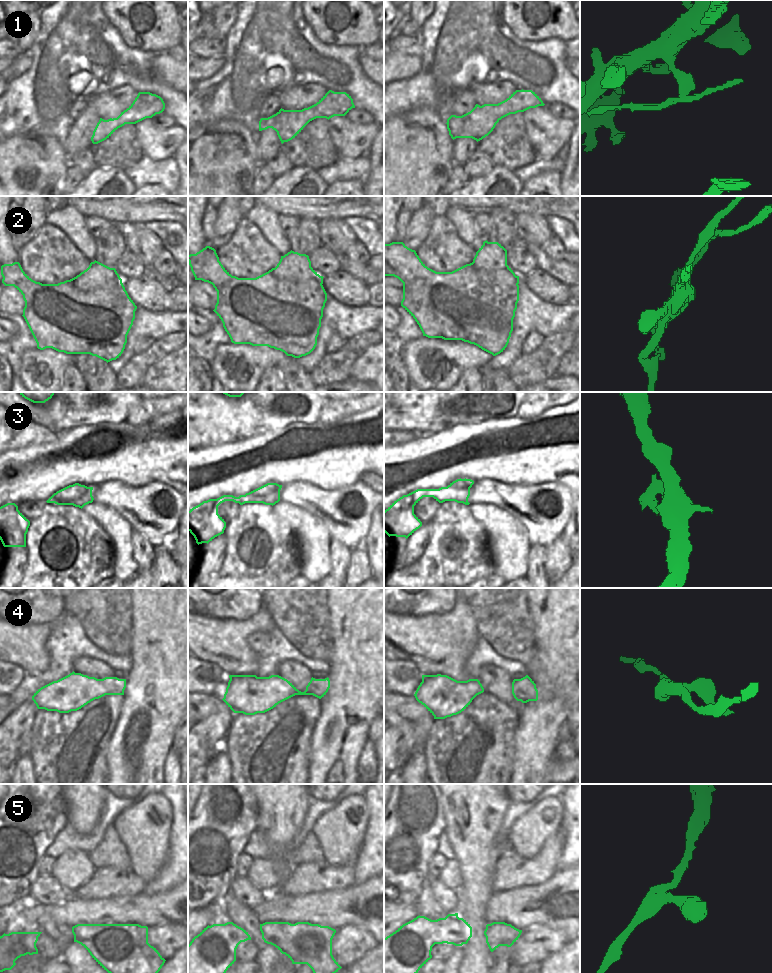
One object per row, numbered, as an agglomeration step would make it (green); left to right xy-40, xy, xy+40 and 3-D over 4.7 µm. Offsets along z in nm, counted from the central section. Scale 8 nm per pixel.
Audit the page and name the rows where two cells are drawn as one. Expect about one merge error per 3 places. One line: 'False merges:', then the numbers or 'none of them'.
False merges: 1, 2

